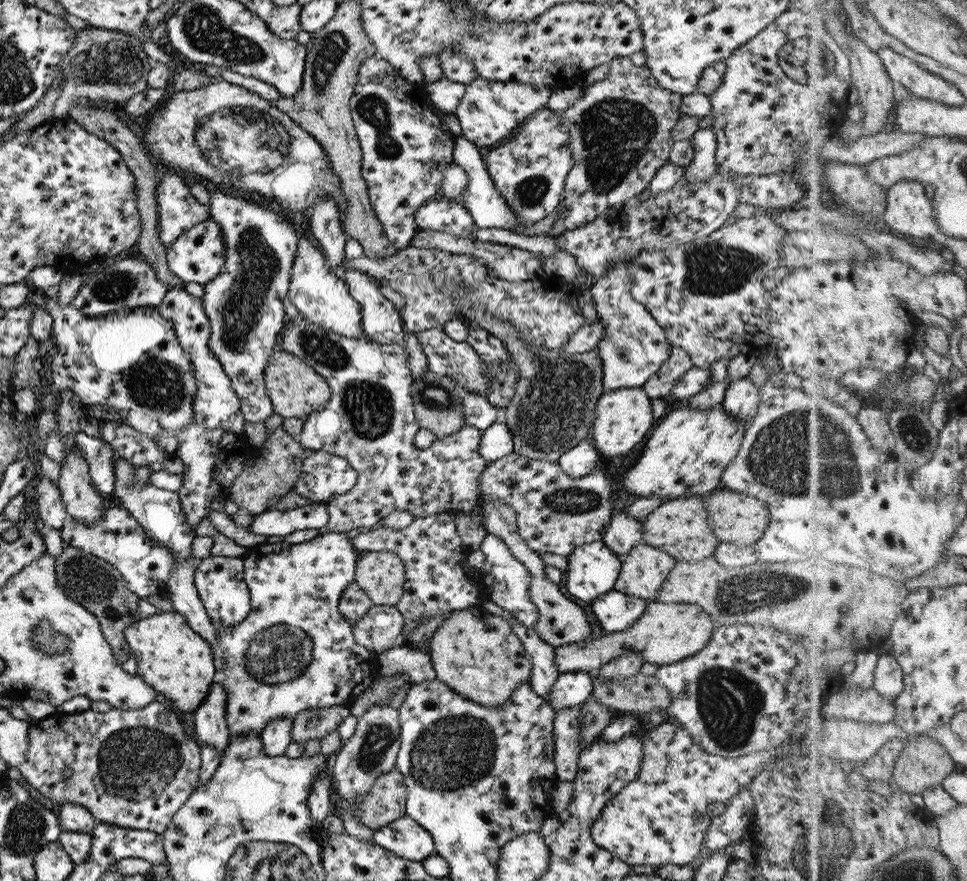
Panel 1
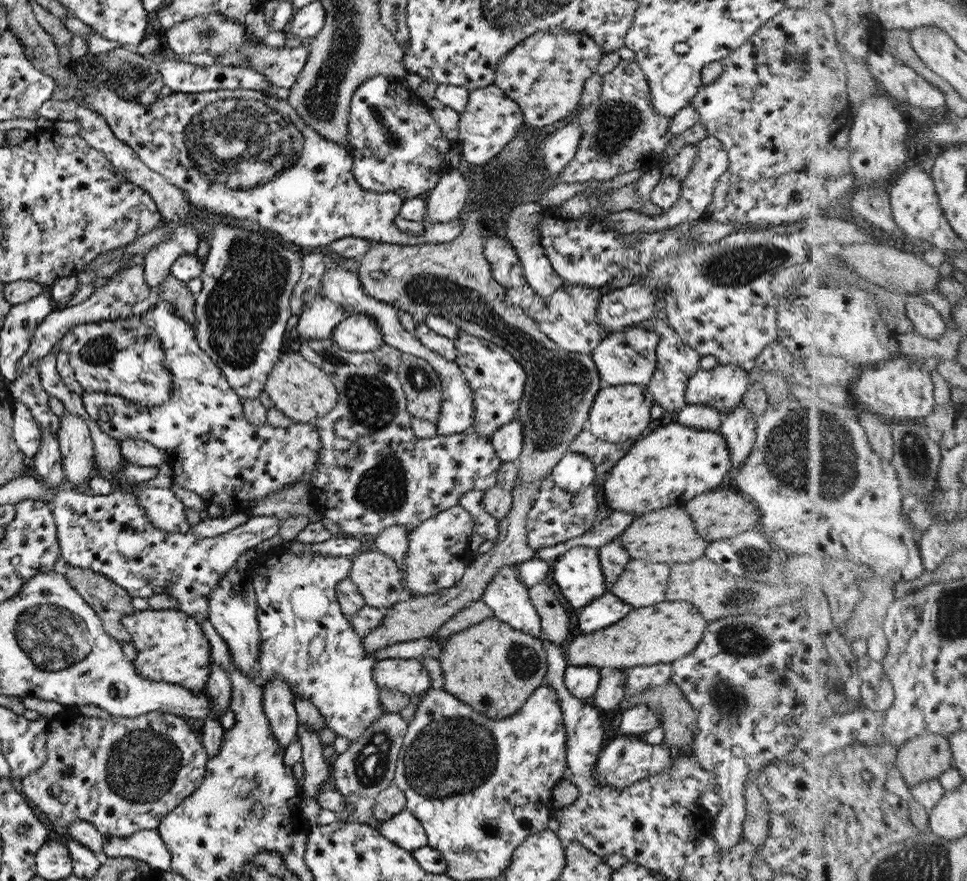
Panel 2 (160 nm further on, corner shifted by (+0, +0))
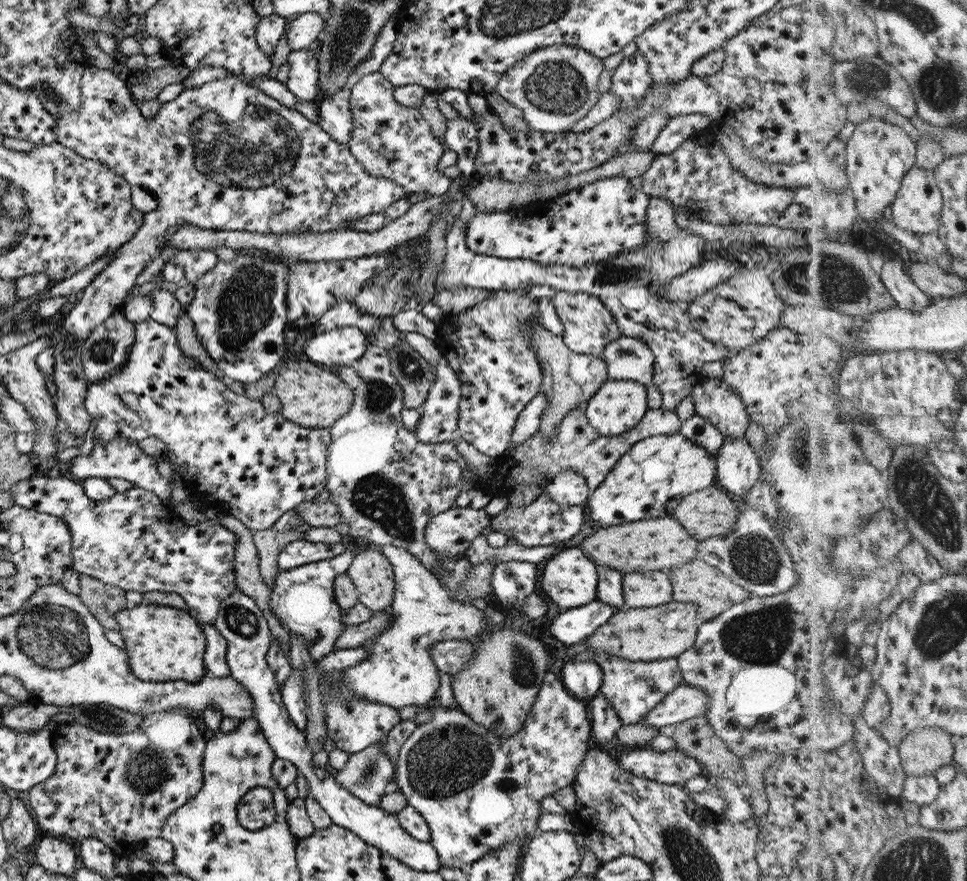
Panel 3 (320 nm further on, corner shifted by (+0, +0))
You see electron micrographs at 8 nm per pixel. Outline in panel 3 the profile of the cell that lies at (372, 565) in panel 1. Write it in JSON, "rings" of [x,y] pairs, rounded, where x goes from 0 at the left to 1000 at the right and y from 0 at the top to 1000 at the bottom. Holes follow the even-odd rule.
{"rings":[[[384,621],[365,630],[356,649],[370,672],[370,683],[384,694],[397,694],[405,682],[407,652],[403,638]]]}

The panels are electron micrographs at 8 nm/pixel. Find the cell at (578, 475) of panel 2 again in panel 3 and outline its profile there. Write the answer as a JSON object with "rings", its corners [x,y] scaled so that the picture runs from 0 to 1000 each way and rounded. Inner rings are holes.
{"rings":[[[590,532],[578,537],[564,548],[563,558],[578,574],[602,574],[609,563],[605,544]]]}

